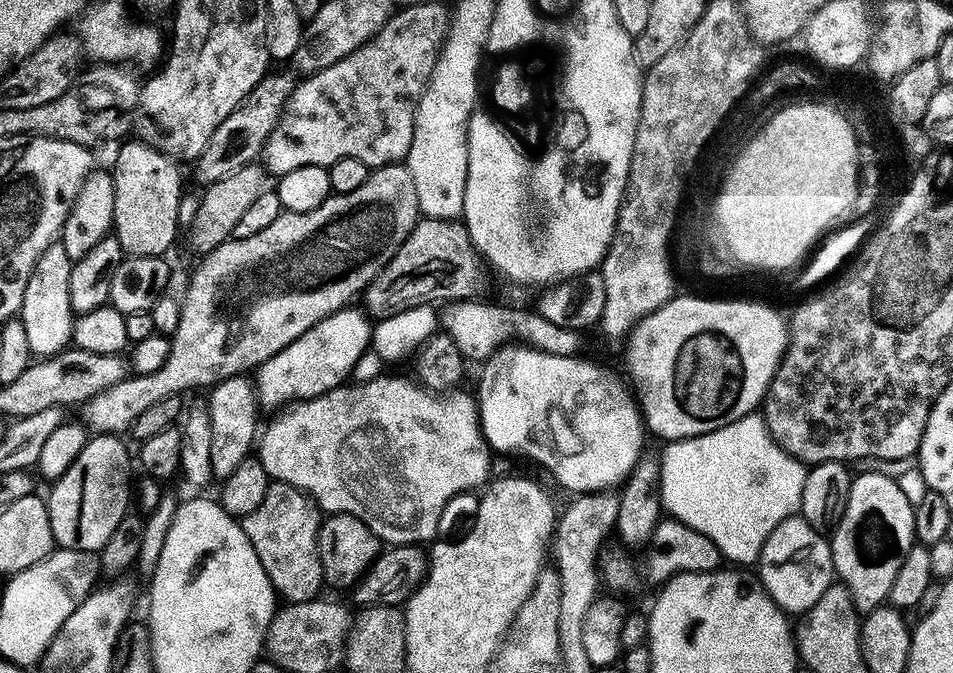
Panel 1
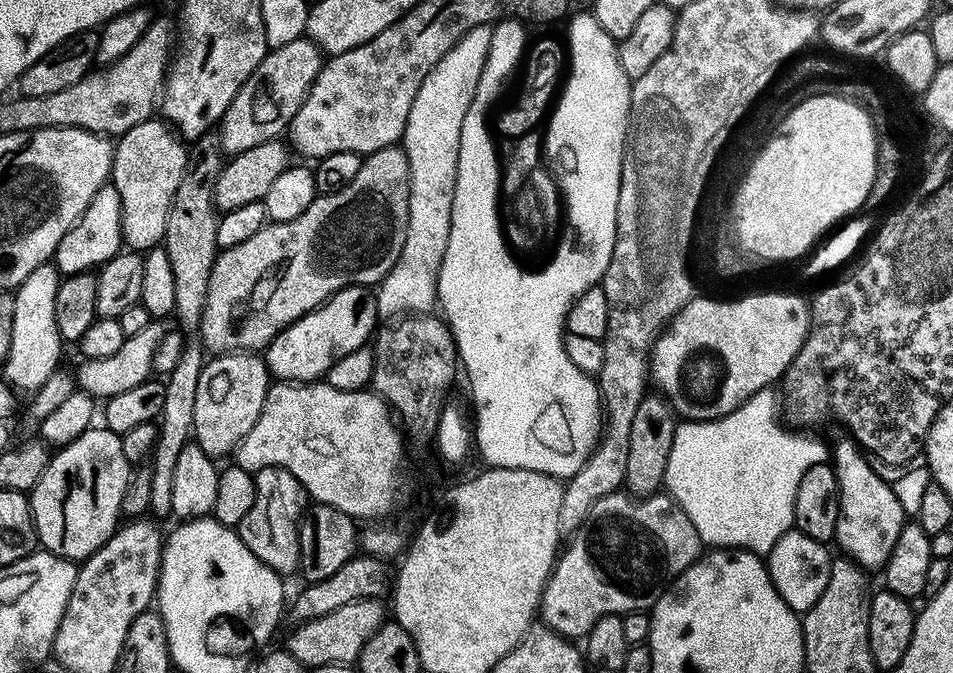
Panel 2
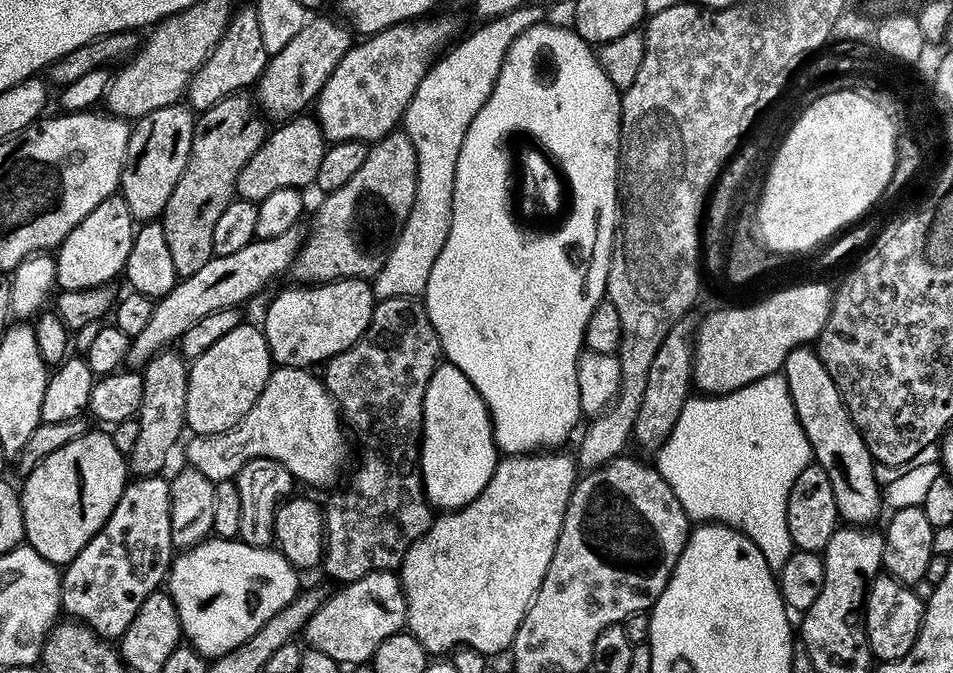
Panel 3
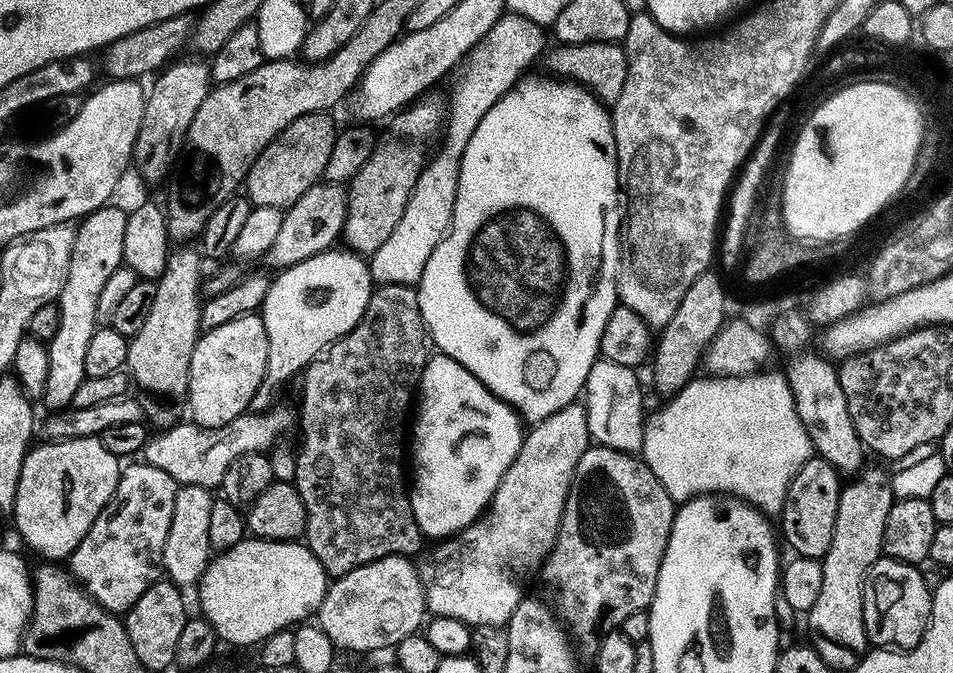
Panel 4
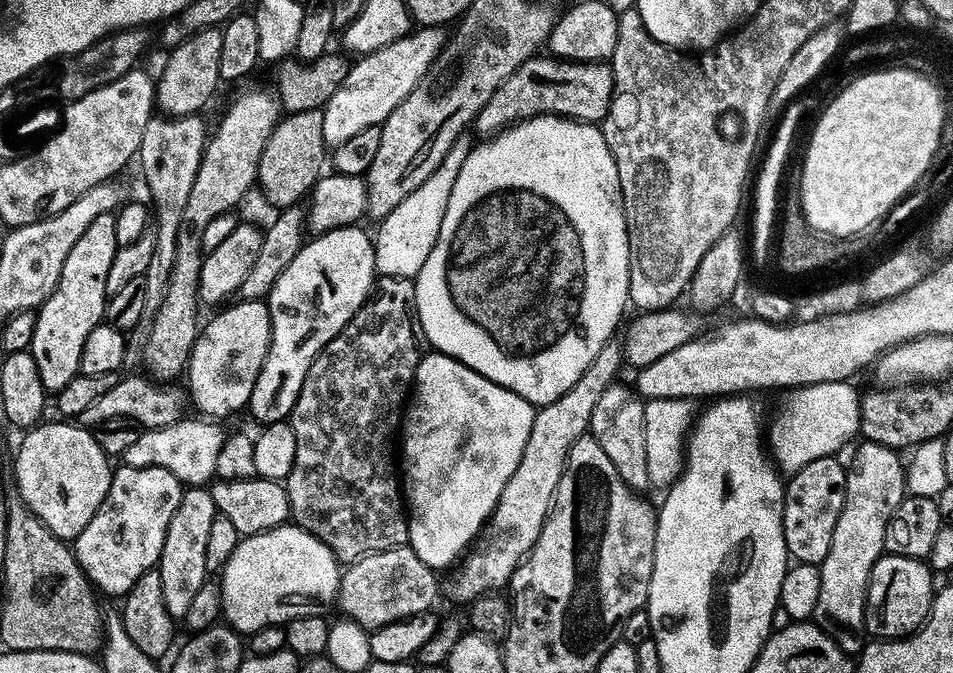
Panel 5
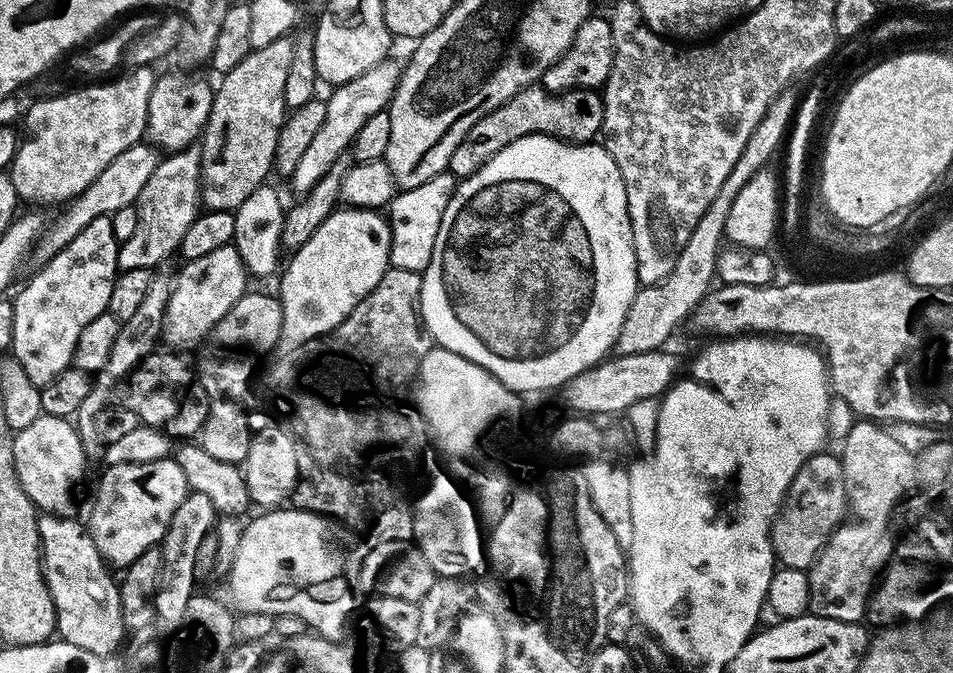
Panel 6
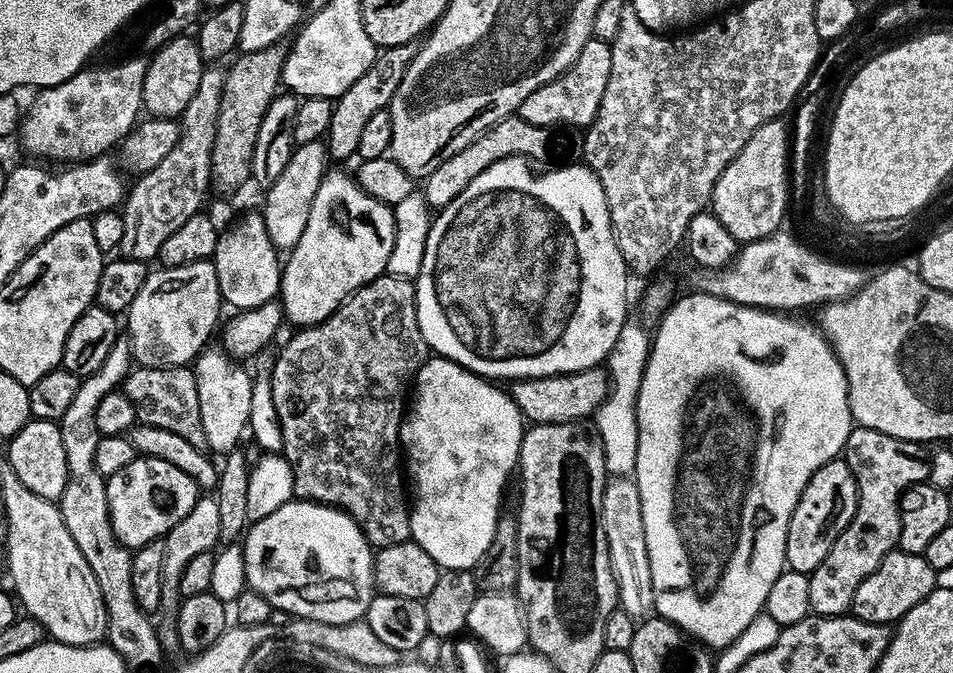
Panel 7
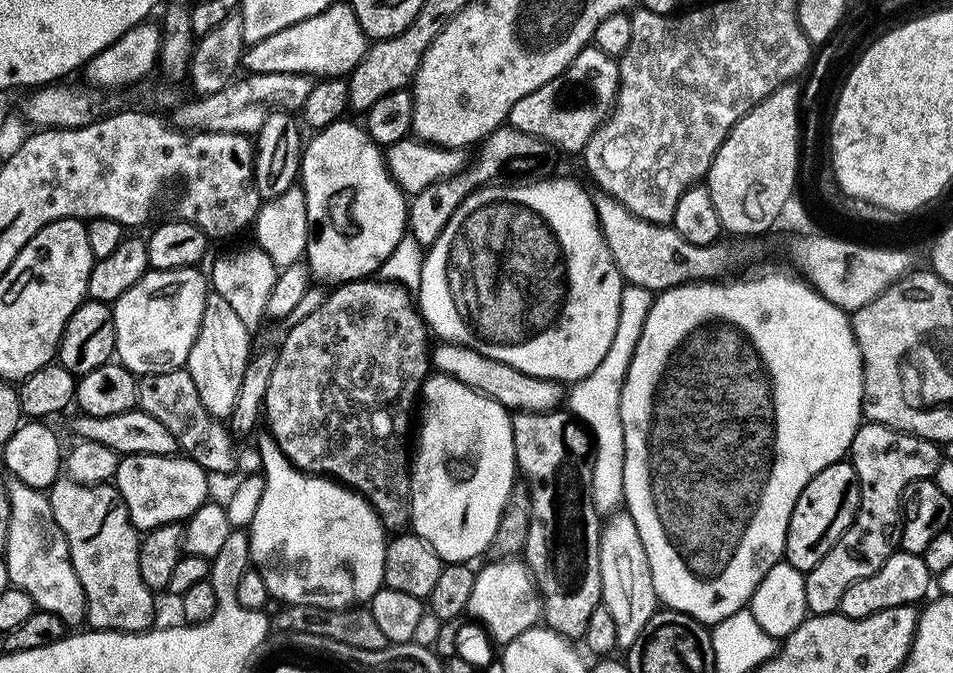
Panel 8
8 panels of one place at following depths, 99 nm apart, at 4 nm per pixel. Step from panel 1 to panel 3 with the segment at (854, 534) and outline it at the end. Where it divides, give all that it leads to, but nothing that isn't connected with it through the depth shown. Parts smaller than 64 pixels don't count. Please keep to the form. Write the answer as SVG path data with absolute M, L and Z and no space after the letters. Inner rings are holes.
M808 346L796 348L789 354L782 375L788 381L796 417L810 442L815 463L830 474L840 520L852 526L871 525L871 520L882 511L882 488L876 485L877 469L872 455L838 394L838 386L834 386L834 378L830 378L826 366L822 366L815 351Z

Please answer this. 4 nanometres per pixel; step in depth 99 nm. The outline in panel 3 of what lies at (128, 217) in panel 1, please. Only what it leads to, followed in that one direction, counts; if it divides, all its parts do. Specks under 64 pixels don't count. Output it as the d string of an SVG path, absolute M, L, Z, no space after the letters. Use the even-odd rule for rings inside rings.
M184 102L162 106L162 110L154 110L131 125L118 192L130 206L133 220L159 221L174 186L178 186L178 178L182 178L182 170L186 170L195 129L196 116Z

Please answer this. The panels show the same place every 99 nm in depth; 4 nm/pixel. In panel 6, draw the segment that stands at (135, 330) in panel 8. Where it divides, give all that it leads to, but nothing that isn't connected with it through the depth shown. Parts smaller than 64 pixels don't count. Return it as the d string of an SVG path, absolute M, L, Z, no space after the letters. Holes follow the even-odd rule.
M232 244L222 246L206 254L206 258L194 258L183 265L185 268L172 277L172 289L164 310L162 340L176 350L188 348L205 339L214 325L221 320L242 298L246 291L246 271Z

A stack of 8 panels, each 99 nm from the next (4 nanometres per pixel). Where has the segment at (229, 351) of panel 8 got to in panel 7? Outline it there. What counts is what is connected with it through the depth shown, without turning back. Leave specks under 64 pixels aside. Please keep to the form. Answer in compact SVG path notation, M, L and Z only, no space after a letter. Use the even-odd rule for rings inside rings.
M201 351L194 361L194 379L198 390L198 410L202 414L202 430L206 434L208 448L213 453L225 454L241 447L240 439L249 431L252 415L250 414L250 398L252 397L252 377L243 363L237 362L227 351Z

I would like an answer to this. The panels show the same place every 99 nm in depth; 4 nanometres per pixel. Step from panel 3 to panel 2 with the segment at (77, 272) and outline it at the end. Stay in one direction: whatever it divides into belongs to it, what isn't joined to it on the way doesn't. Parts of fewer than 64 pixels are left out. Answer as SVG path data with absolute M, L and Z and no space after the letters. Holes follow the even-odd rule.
M109 182L101 186L98 194L94 194L90 206L86 206L86 210L76 219L76 224L62 238L62 242L58 242L54 257L56 270L65 277L91 273L107 260L113 260L122 251L123 244L122 198L118 198L118 190Z

